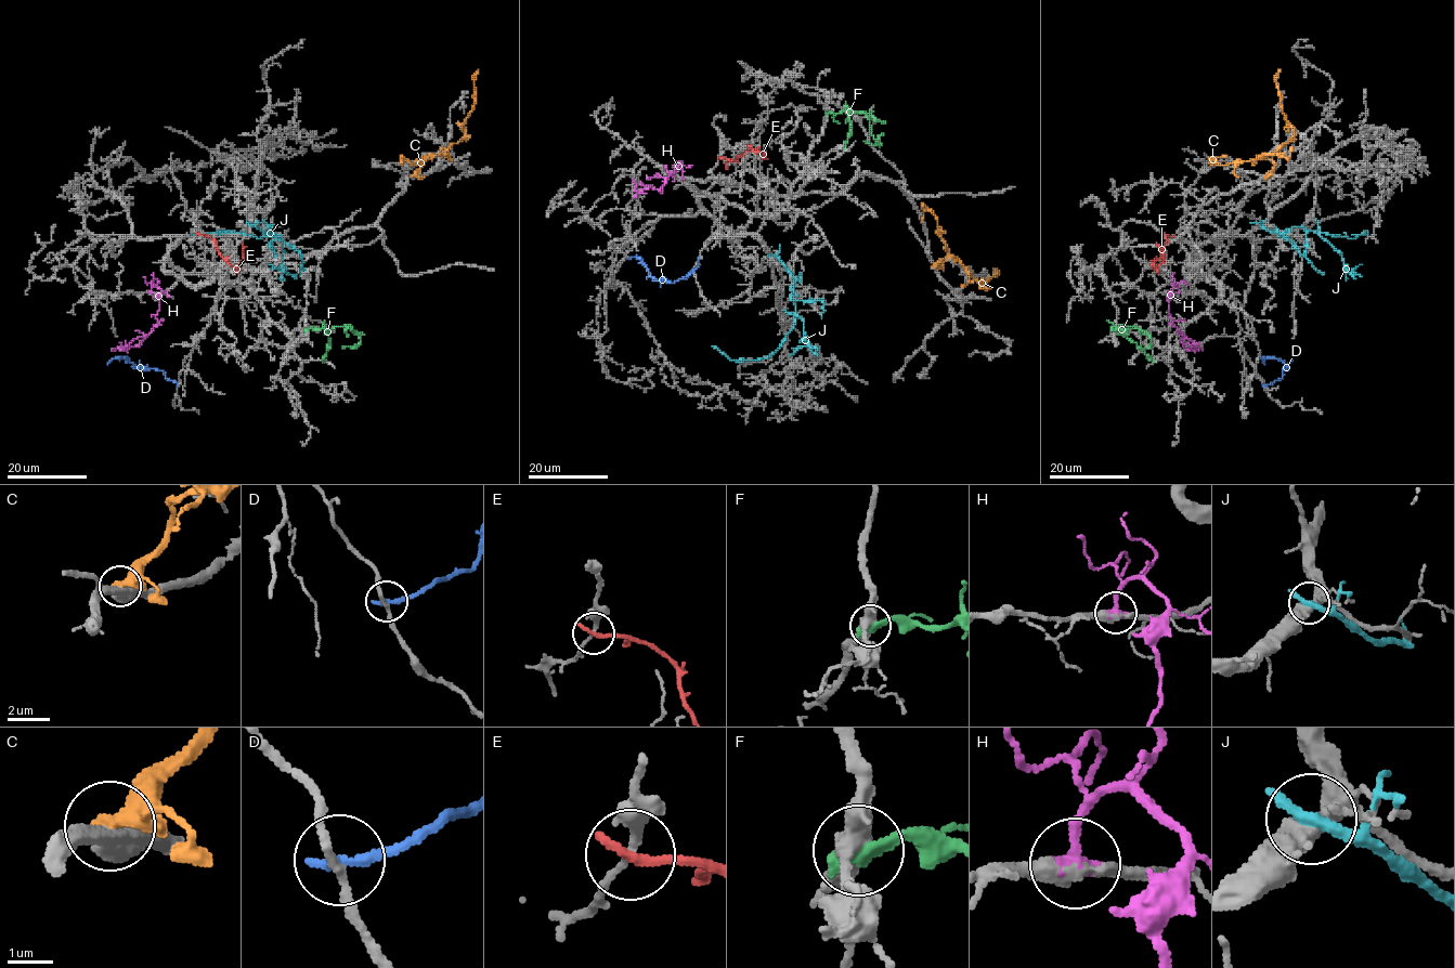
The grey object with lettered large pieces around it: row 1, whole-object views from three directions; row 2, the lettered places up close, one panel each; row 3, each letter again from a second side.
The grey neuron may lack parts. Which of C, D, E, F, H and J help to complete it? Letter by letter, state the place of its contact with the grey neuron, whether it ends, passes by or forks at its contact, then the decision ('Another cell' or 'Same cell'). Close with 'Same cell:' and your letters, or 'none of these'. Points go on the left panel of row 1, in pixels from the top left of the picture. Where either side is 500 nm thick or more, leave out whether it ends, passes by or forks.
C: Touches grey at (412, 175). Another cell
D: Touches grey at (177, 384). It ends there. Another cell
E: Touches grey at (199, 234). It ends there. Another cell
F: Touches grey at (306, 329). It ends there. Another cell
H: Touches grey at (151, 291). It ends there. Same cell
J: Touches grey at (250, 224). Another cell
Same cell: H

